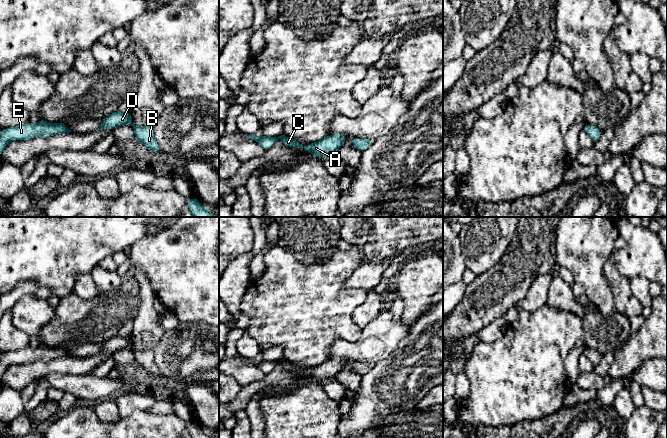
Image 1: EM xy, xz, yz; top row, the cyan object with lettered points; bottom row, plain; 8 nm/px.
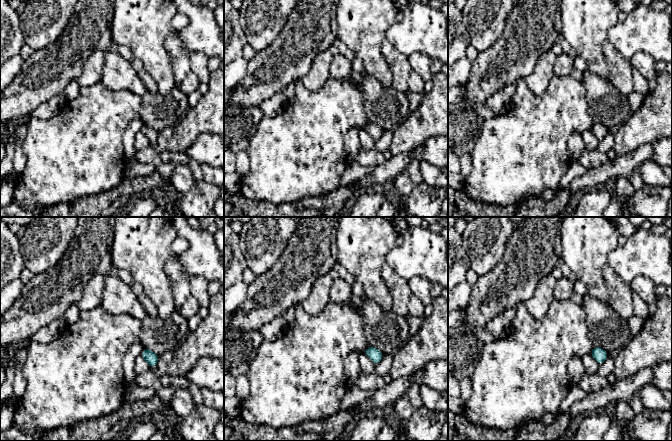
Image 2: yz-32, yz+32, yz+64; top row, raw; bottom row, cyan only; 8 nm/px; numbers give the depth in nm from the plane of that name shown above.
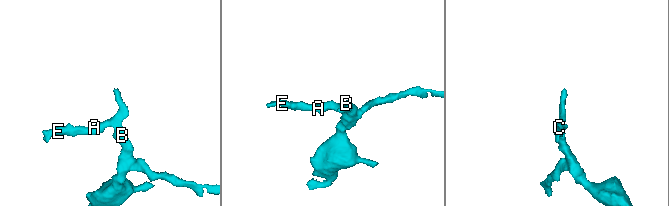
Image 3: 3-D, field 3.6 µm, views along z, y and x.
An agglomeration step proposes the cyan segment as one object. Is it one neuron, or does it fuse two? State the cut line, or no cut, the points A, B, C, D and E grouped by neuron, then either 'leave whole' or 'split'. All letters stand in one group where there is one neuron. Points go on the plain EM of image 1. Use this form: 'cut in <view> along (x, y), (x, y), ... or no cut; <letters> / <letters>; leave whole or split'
no cut; A B C D E; leave whole

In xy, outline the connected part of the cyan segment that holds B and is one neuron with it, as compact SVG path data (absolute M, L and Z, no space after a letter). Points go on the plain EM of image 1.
M117 334L113 338L103 342L103 347L100 349L98 354L114 353L122 348L131 349L135 356L134 362L144 368L150 375L153 377L161 376L160 371L155 364L153 352L148 350L135 350L132 347L131 335L121 336Z

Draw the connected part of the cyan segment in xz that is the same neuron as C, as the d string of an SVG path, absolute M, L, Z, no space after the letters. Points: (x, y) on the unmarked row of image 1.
M345 358L329 359L321 363L320 365L310 367L307 370L303 370L297 364L293 364L285 359L281 359L278 361L267 361L265 359L262 359L260 362L256 362L255 359L245 359L249 363L256 365L265 374L271 372L278 363L281 363L286 370L294 372L304 372L318 382L324 382L331 378L335 378L346 364Z

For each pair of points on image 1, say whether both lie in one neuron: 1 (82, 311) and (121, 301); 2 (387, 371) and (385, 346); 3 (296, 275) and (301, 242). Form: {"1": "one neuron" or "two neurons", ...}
{"1": "one neuron", "2": "two neurons", "3": "two neurons"}

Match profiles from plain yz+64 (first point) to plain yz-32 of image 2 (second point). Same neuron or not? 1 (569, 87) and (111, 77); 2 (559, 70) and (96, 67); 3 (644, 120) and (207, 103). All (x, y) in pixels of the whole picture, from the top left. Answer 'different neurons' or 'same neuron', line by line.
1: different neurons
2: different neurons
3: same neuron

